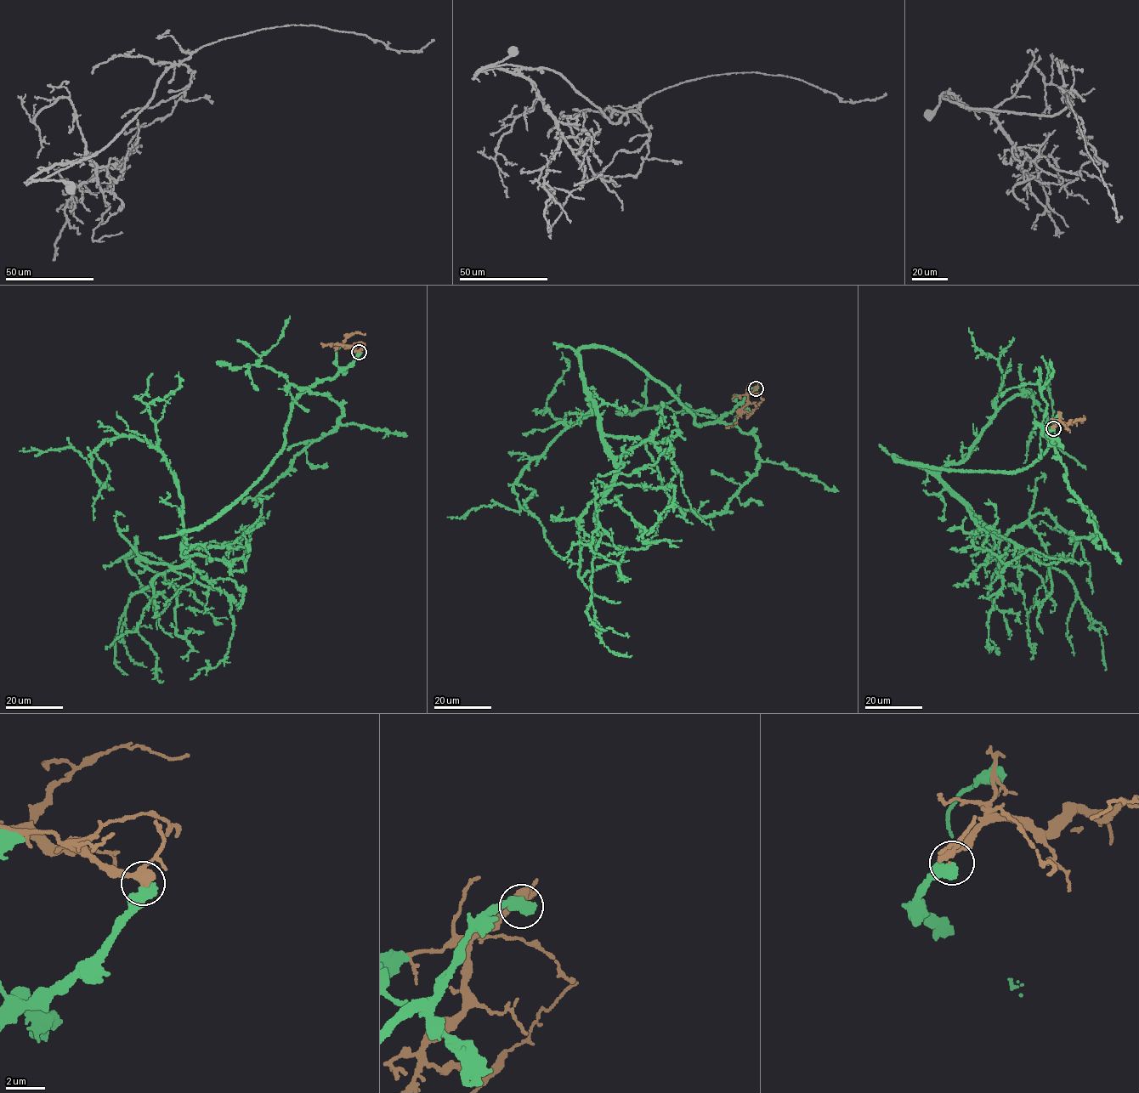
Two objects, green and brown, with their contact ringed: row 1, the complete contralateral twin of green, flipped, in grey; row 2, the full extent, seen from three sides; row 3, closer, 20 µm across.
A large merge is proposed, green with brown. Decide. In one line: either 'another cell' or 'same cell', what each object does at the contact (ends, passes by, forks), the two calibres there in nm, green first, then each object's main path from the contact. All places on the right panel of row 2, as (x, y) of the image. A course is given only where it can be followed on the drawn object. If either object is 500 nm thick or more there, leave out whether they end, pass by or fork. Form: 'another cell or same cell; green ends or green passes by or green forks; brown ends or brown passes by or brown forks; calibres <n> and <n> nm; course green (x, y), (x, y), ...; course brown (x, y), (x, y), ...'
another cell; calibres 650 and 300 nm; course green (1053, 428), (1041, 458), (1007, 472), (893, 455), (927, 468), (992, 534), (1068, 576), (1099, 633), (1105, 671); course brown (1053, 428), (1058, 422), (1067, 423), (1073, 421)

